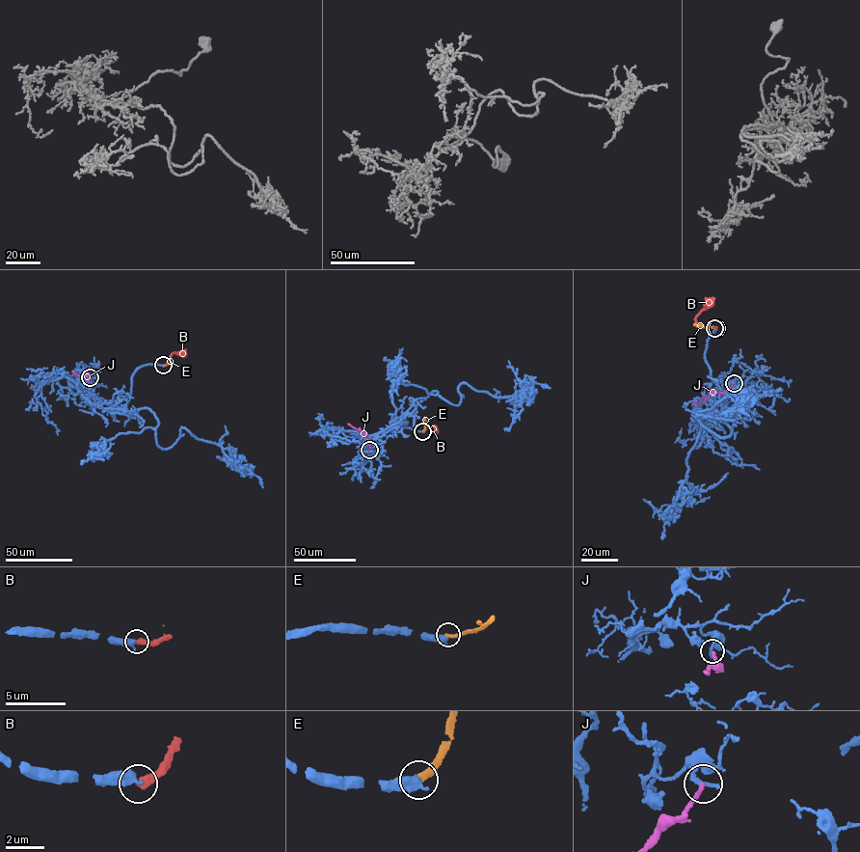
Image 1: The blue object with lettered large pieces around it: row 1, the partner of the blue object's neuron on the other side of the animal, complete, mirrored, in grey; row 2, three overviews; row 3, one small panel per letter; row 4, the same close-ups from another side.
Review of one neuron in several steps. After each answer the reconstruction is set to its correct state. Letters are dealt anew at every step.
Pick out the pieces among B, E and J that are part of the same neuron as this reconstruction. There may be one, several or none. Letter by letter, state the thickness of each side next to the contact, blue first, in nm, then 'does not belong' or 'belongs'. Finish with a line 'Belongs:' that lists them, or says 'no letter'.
B: 500 nm thick on the blue side, 360 nm on the other; does not belong
E: 500 nm thick on the blue side, 360 nm on the other; does not belong
J: 280 nm thick on the blue side, 220 nm on the other; does not belong
Belongs: no letter

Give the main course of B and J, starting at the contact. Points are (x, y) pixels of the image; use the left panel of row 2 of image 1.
B: (163, 365), (174, 352), (186, 353)
J: (90, 377), (89, 380), (90, 378), (71, 371)

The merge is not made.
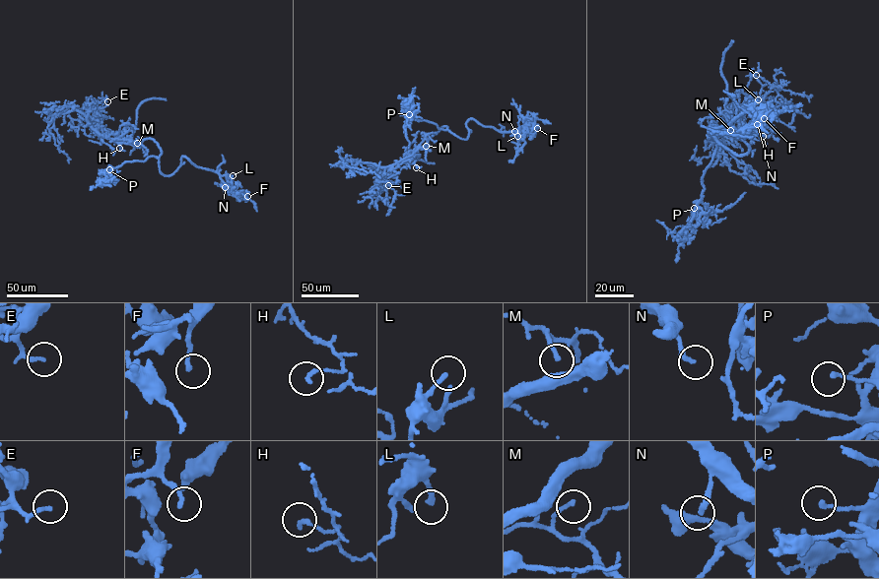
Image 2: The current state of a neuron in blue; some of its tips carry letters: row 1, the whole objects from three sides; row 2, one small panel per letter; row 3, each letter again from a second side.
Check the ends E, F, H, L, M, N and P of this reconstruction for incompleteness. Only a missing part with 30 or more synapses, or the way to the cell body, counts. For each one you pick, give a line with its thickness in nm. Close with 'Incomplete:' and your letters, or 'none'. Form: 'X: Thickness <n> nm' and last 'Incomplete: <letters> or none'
N: Thickness 200 nm
Incomplete: N

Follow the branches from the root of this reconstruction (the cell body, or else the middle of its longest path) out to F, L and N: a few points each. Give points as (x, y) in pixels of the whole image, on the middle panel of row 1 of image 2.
F: (439, 130), (445, 126), (465, 139), (466, 122), (472, 118), (502, 132), (530, 122), (537, 128)
L: (439, 130), (445, 126), (465, 139), (469, 133), (466, 122), (472, 118), (517, 136)
N: (439, 130), (445, 126), (465, 139), (469, 133), (466, 122), (472, 118), (500, 131), (514, 131)

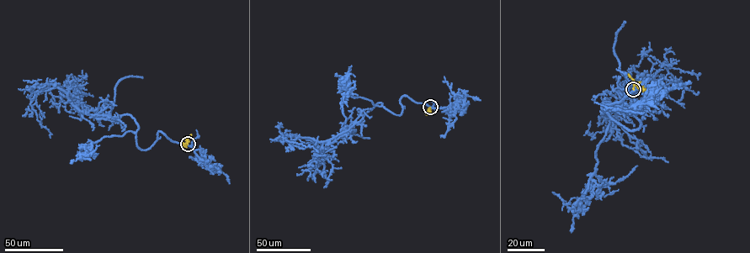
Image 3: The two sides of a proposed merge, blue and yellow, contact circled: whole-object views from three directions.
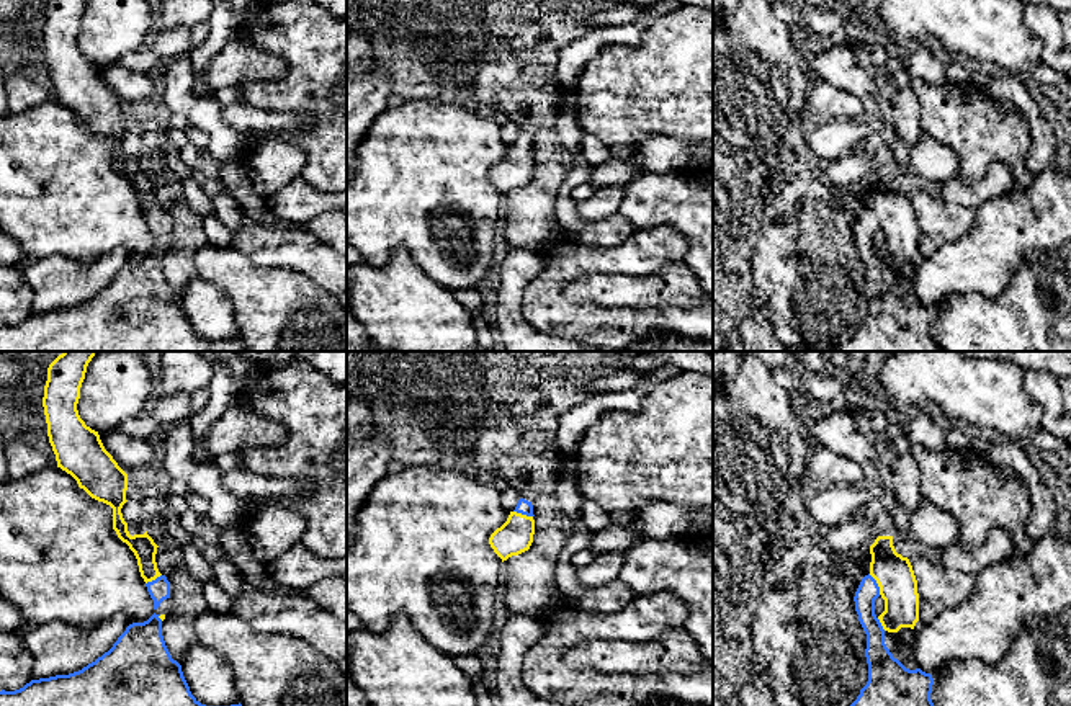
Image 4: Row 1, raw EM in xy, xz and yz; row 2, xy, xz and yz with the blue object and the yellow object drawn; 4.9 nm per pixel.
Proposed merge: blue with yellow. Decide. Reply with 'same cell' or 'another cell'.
same cell

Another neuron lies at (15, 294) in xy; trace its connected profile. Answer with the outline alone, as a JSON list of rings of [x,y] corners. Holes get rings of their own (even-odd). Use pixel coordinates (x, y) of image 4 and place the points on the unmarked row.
[[[0,265],[0,325],[15,325],[31,315],[33,291],[23,266]]]

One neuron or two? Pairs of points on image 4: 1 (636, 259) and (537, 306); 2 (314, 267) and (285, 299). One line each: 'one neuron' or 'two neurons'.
1: one neuron
2: two neurons

